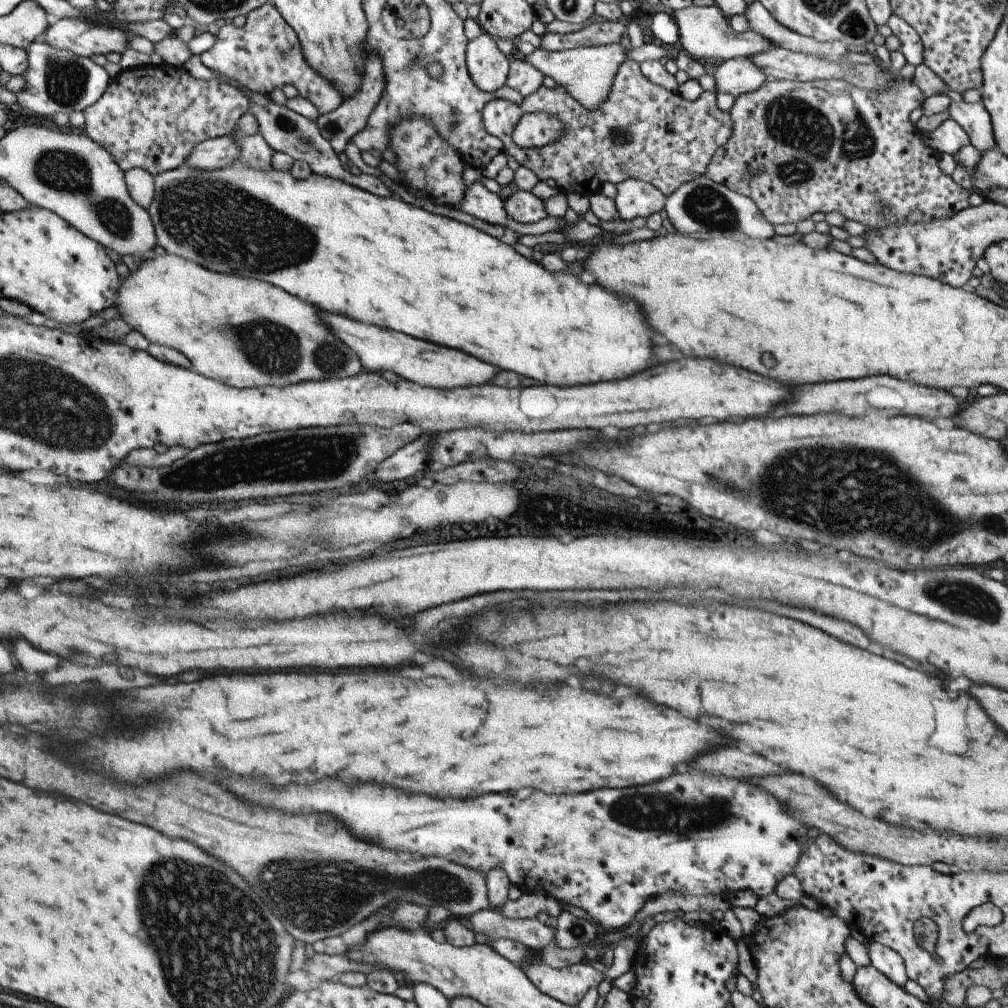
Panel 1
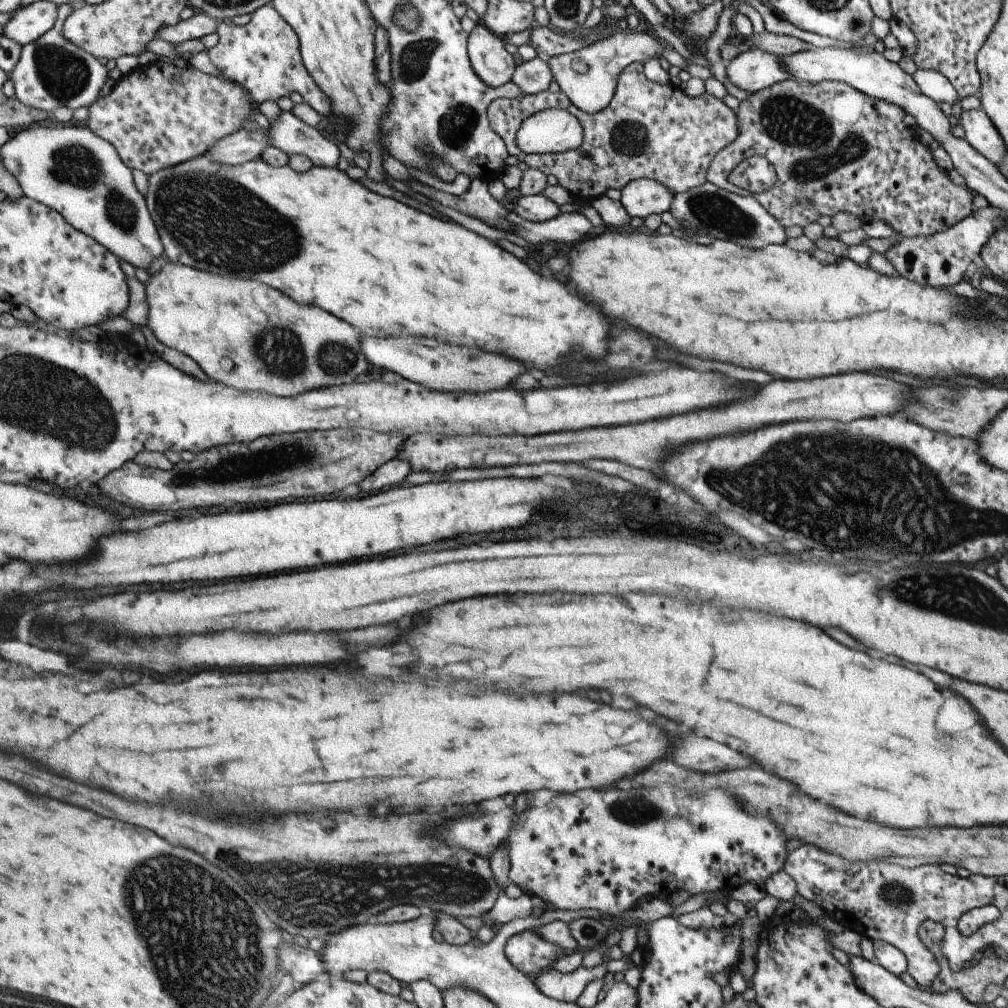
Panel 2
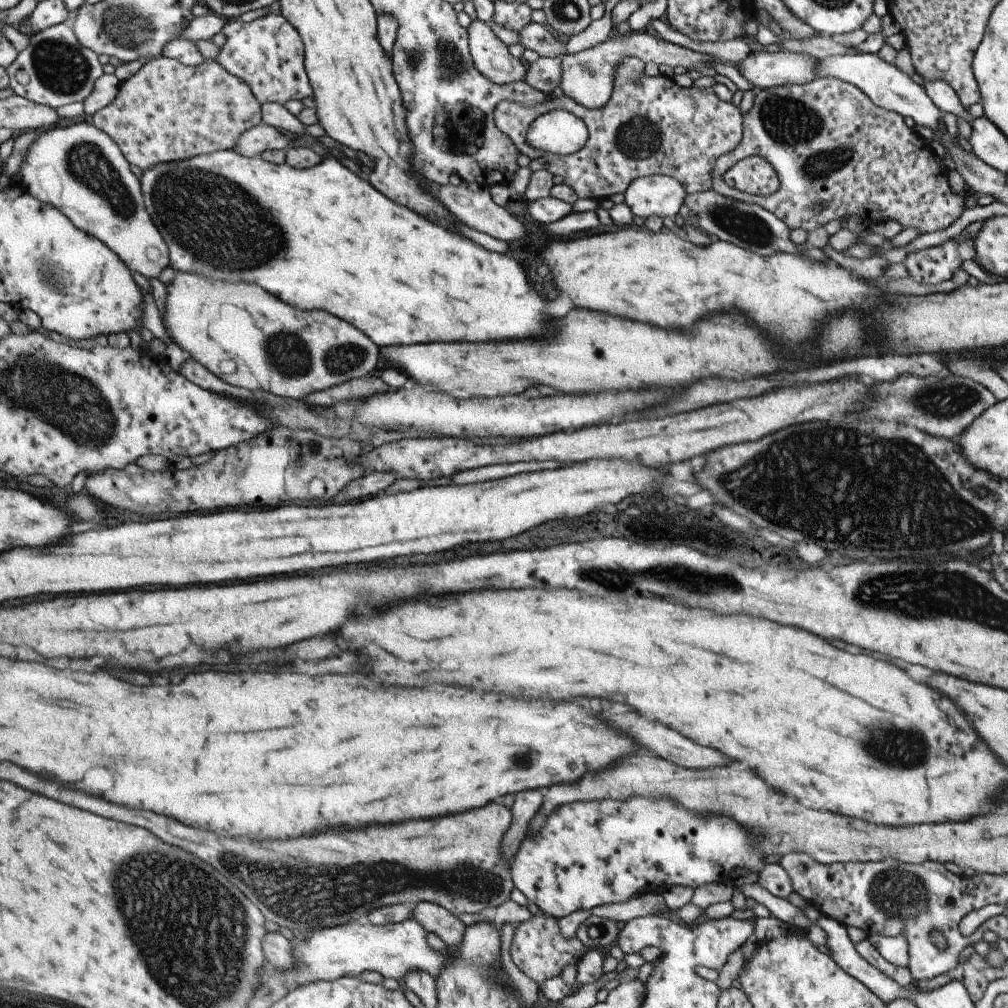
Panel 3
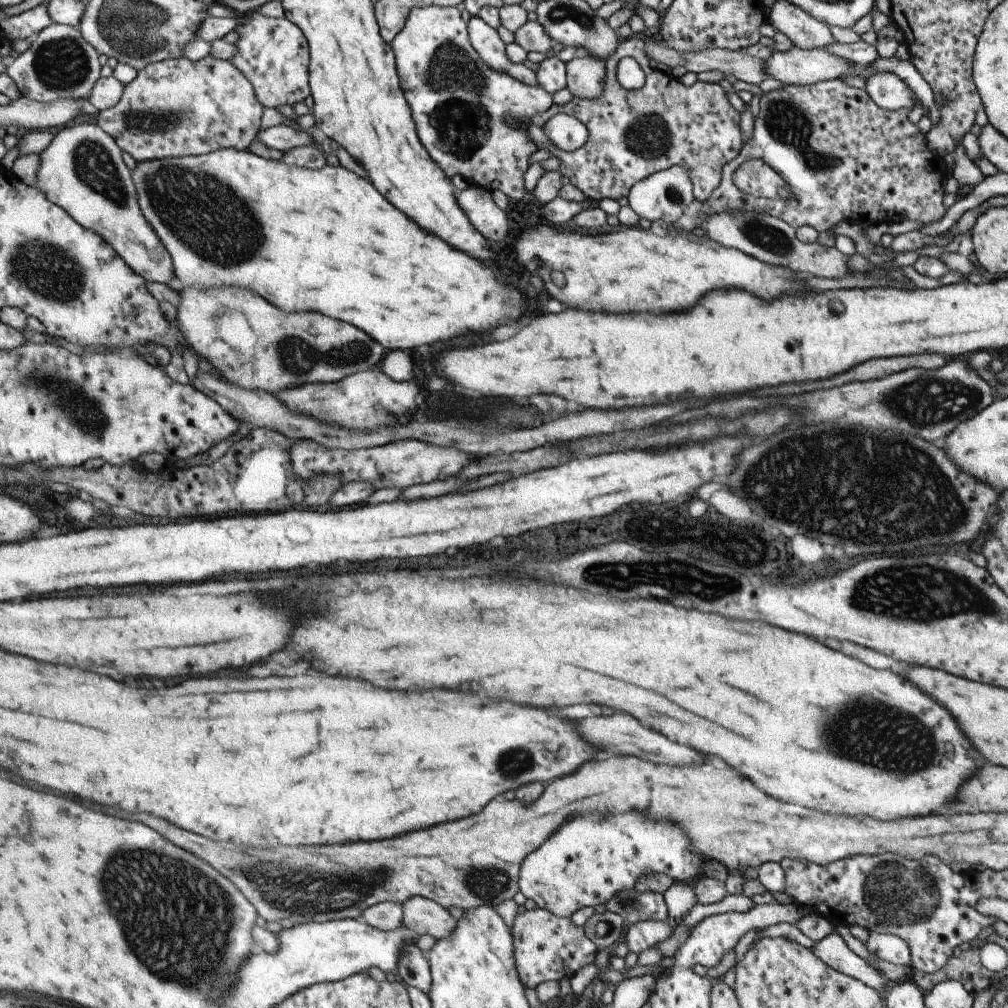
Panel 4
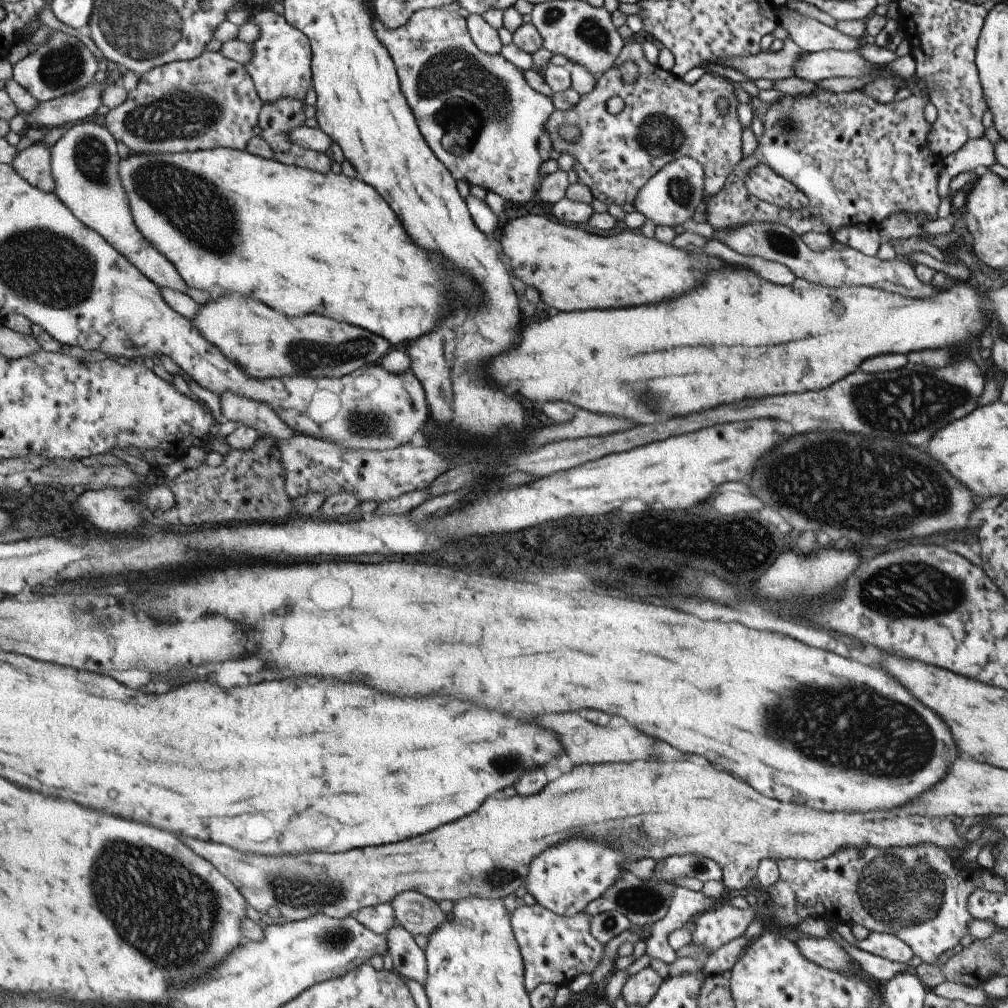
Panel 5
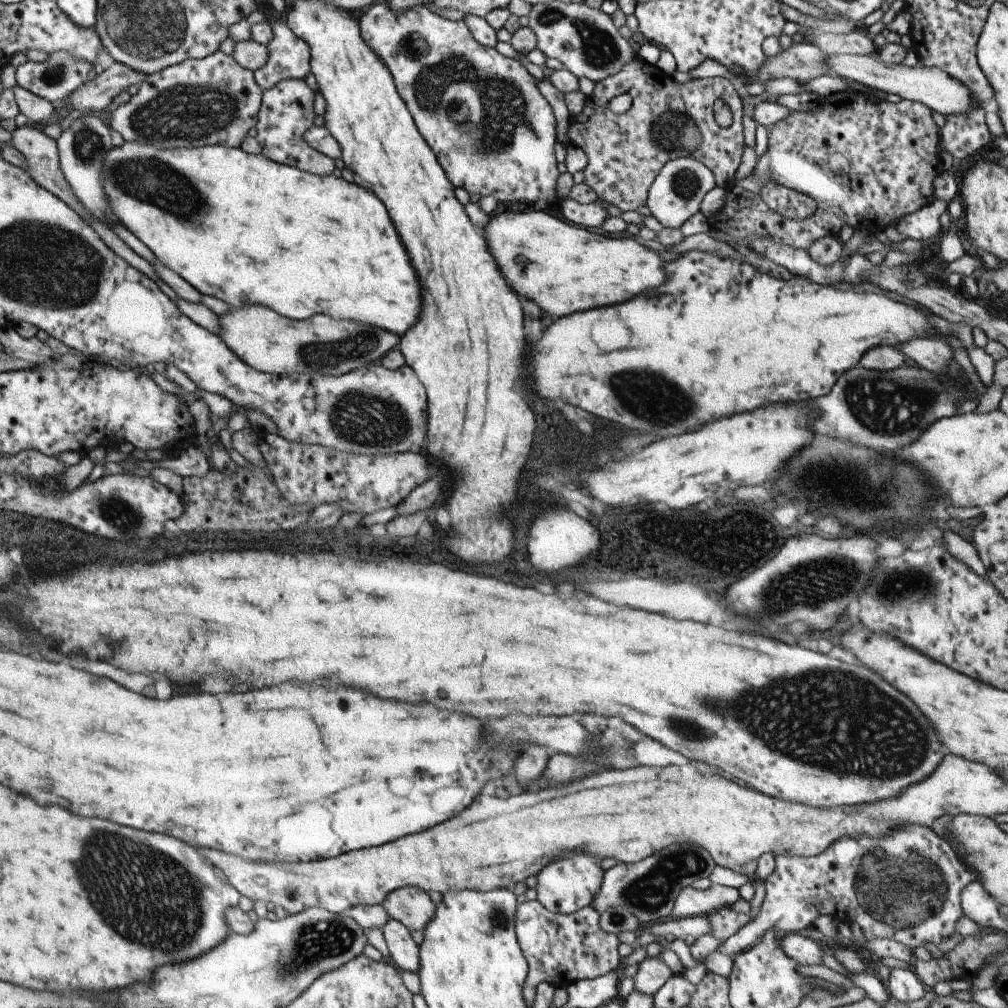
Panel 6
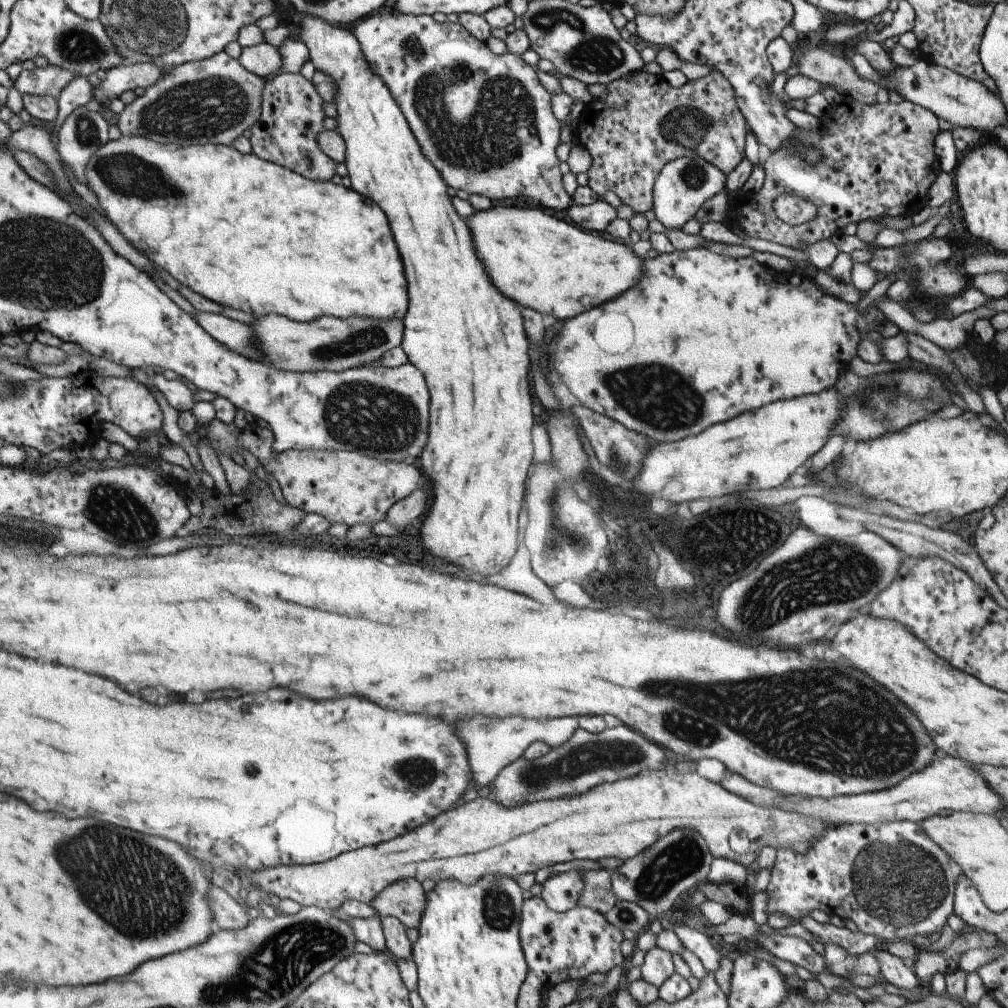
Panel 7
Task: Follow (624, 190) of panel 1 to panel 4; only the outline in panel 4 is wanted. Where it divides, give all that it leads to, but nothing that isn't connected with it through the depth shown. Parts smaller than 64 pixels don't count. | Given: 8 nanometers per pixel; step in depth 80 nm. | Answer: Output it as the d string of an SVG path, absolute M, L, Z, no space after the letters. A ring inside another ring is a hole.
M676 164L636 182L629 189L626 199L628 206L637 213L639 218L645 218L649 222L662 220L663 223L669 224L676 222L681 214L686 213L695 198L688 170L682 164Z

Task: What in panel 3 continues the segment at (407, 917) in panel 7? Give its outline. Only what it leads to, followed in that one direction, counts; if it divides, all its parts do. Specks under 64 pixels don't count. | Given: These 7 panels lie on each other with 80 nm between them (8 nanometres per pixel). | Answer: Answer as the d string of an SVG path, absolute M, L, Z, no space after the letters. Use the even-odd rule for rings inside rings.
M427 901L412 905L409 919L419 923L424 928L425 933L433 932L436 934L445 946L449 947L460 941L464 930L463 923L455 915L446 911L442 906Z

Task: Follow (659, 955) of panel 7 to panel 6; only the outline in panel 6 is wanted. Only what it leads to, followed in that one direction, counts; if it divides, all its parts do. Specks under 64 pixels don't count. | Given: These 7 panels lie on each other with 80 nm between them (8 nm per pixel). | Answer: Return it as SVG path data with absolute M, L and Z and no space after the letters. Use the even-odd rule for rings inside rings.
M658 956L653 958L644 958L638 964L638 970L633 978L633 990L655 996L655 992L670 978L672 973Z

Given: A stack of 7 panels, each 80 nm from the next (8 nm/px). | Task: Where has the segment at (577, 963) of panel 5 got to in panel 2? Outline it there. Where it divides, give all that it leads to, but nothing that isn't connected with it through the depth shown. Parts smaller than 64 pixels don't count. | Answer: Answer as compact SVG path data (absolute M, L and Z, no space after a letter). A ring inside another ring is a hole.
M533 929L513 934L504 946L505 956L513 968L531 979L549 968L553 969L552 964L566 952L559 945L545 940Z

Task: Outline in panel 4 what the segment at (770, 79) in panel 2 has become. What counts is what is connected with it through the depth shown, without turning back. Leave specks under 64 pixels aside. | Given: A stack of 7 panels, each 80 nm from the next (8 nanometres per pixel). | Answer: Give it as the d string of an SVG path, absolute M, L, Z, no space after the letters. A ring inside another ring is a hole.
M825 47L775 51L766 60L766 78L771 77L783 84L812 85L821 81L839 79L848 72L850 61L833 54Z

